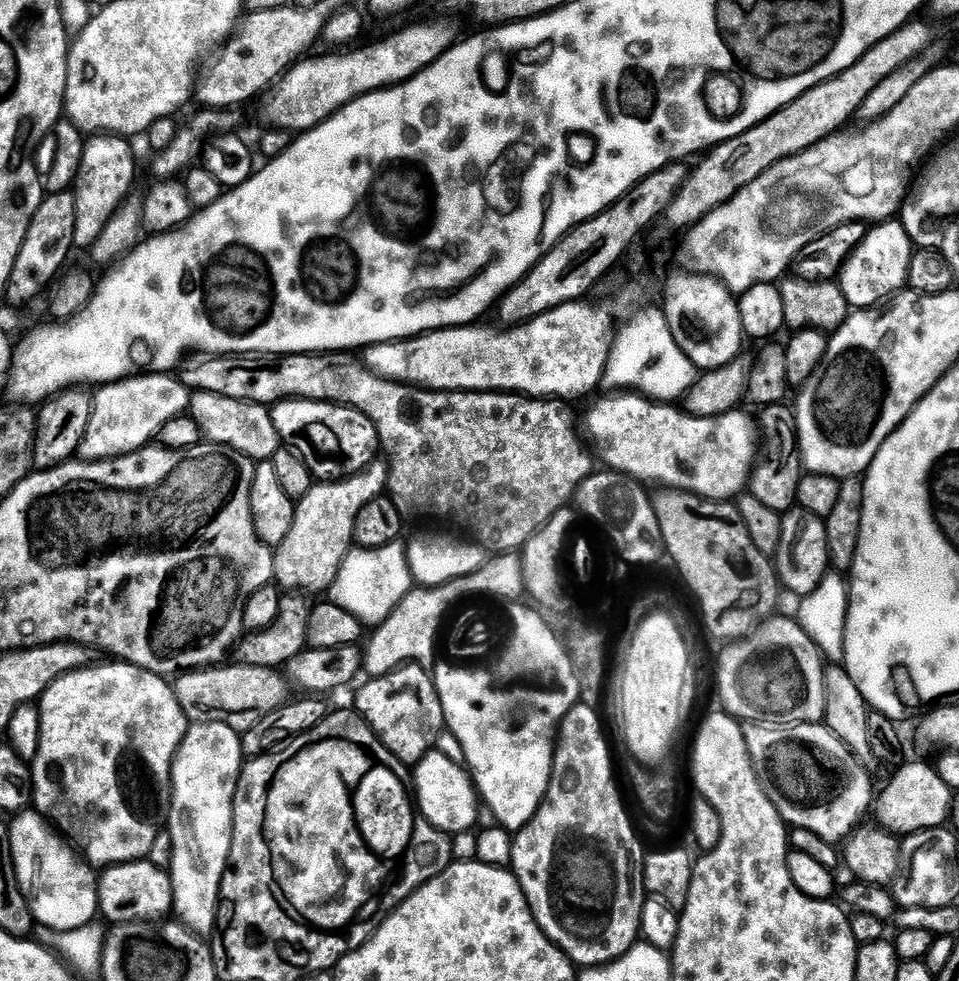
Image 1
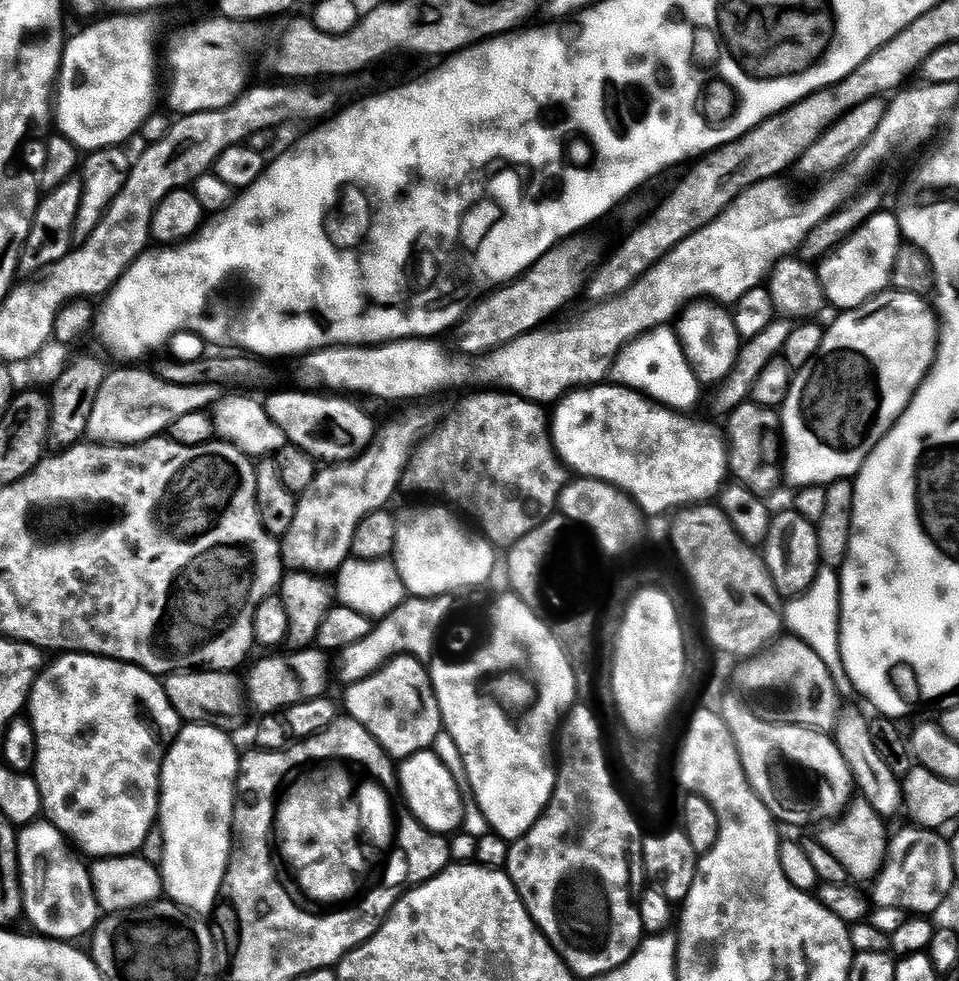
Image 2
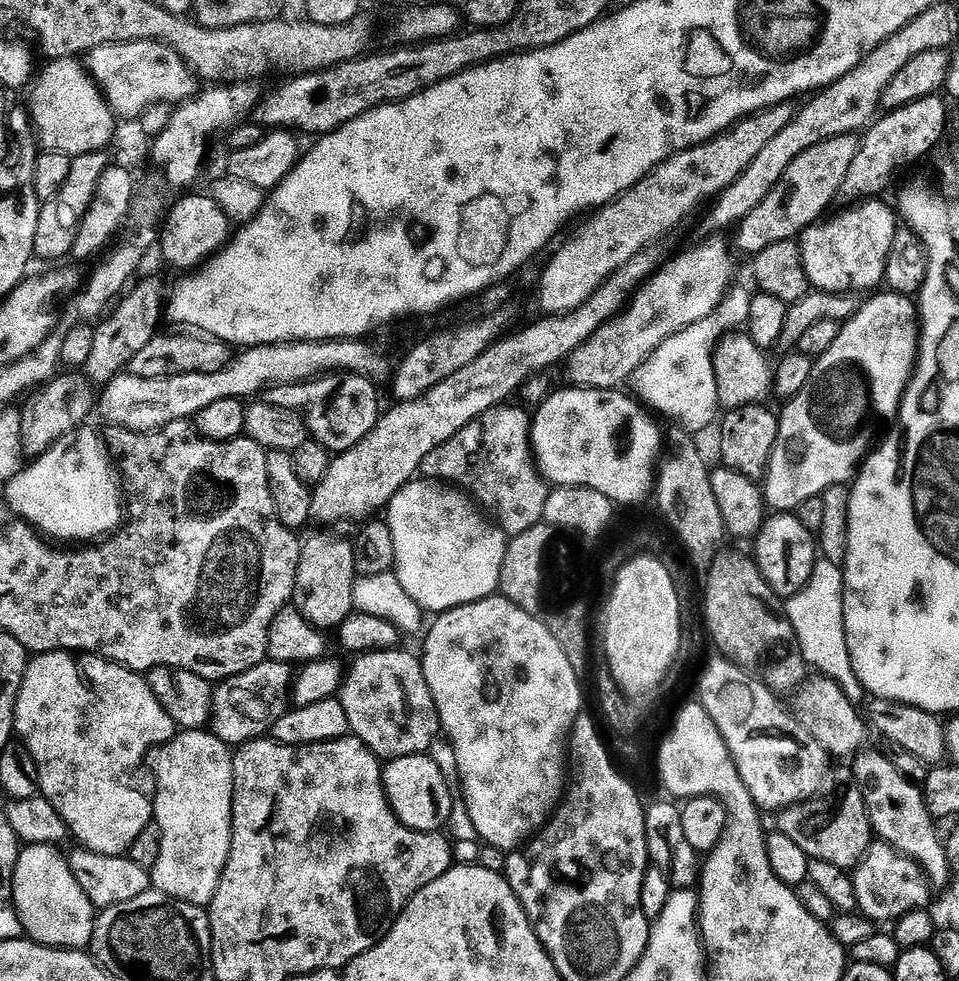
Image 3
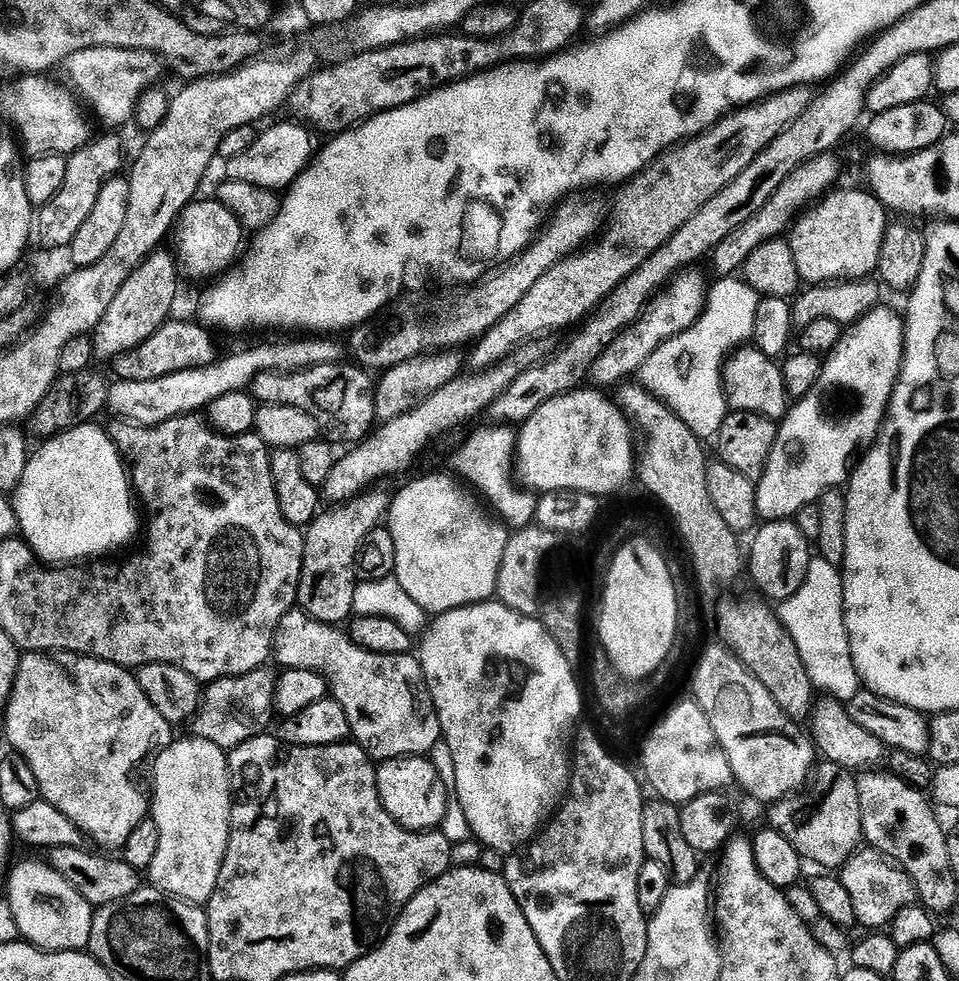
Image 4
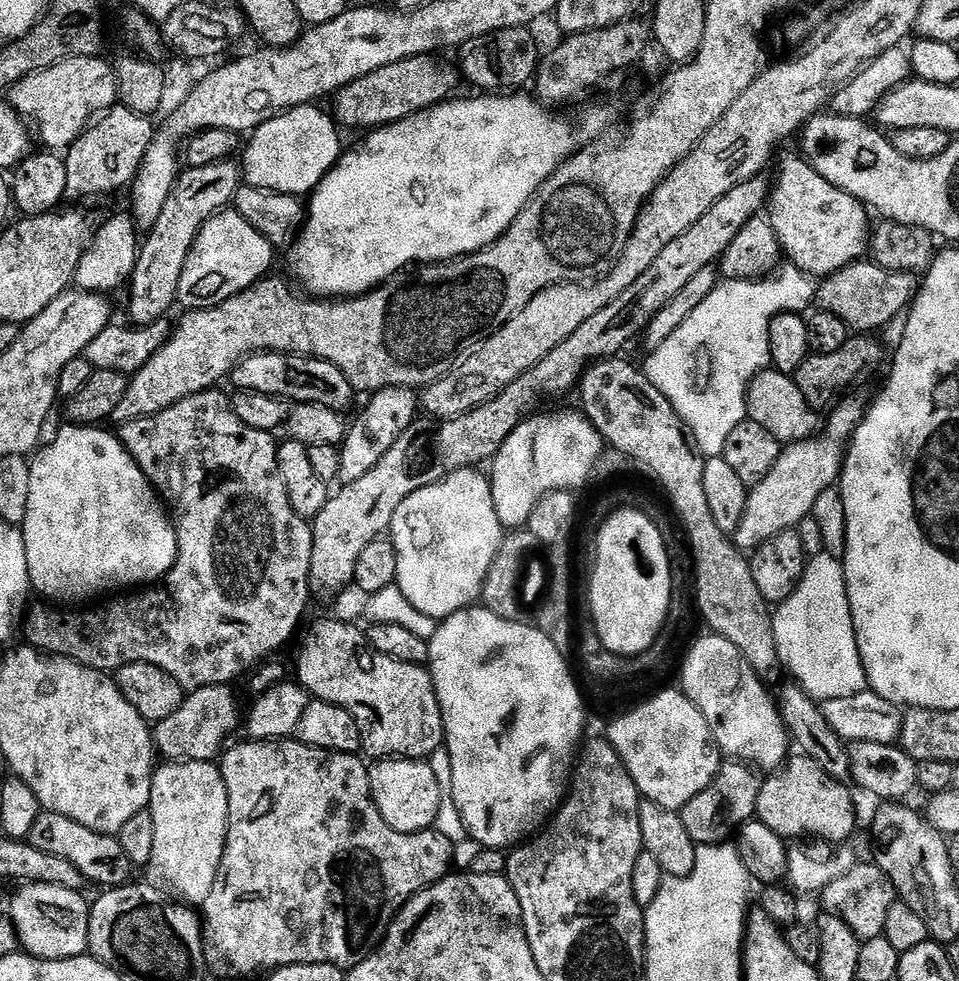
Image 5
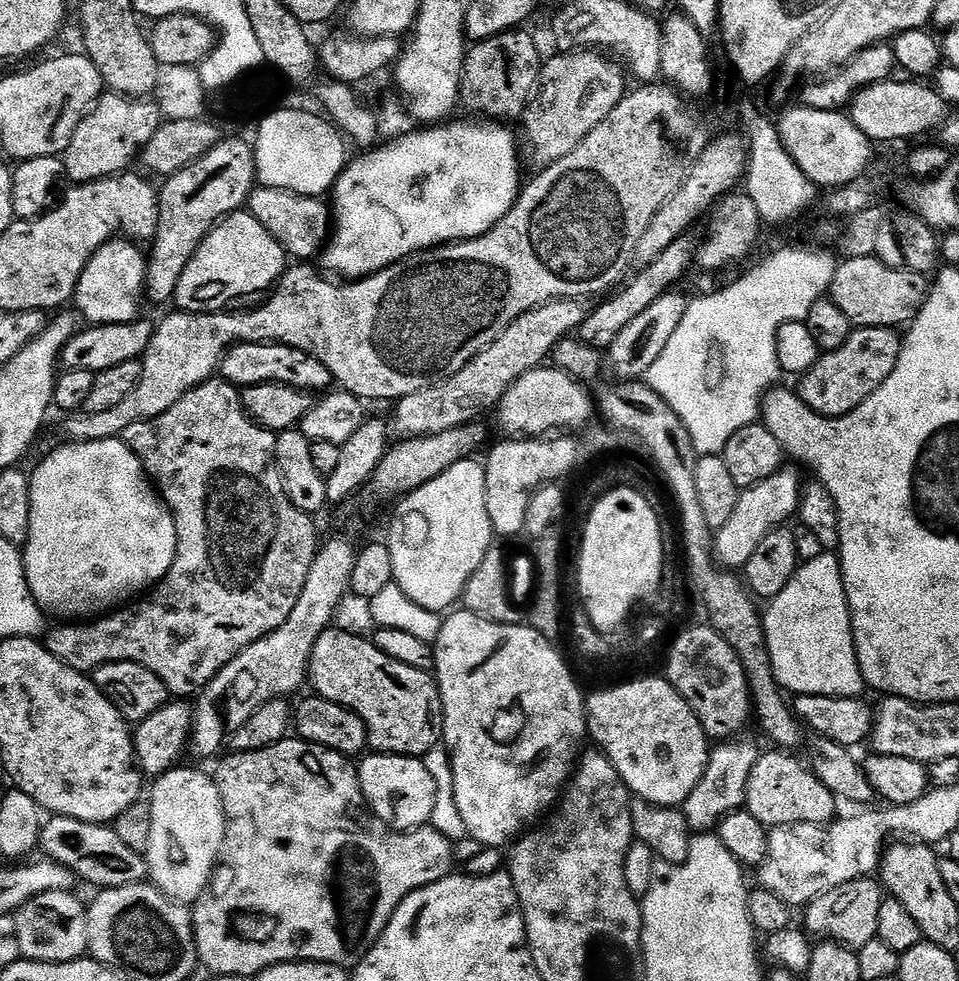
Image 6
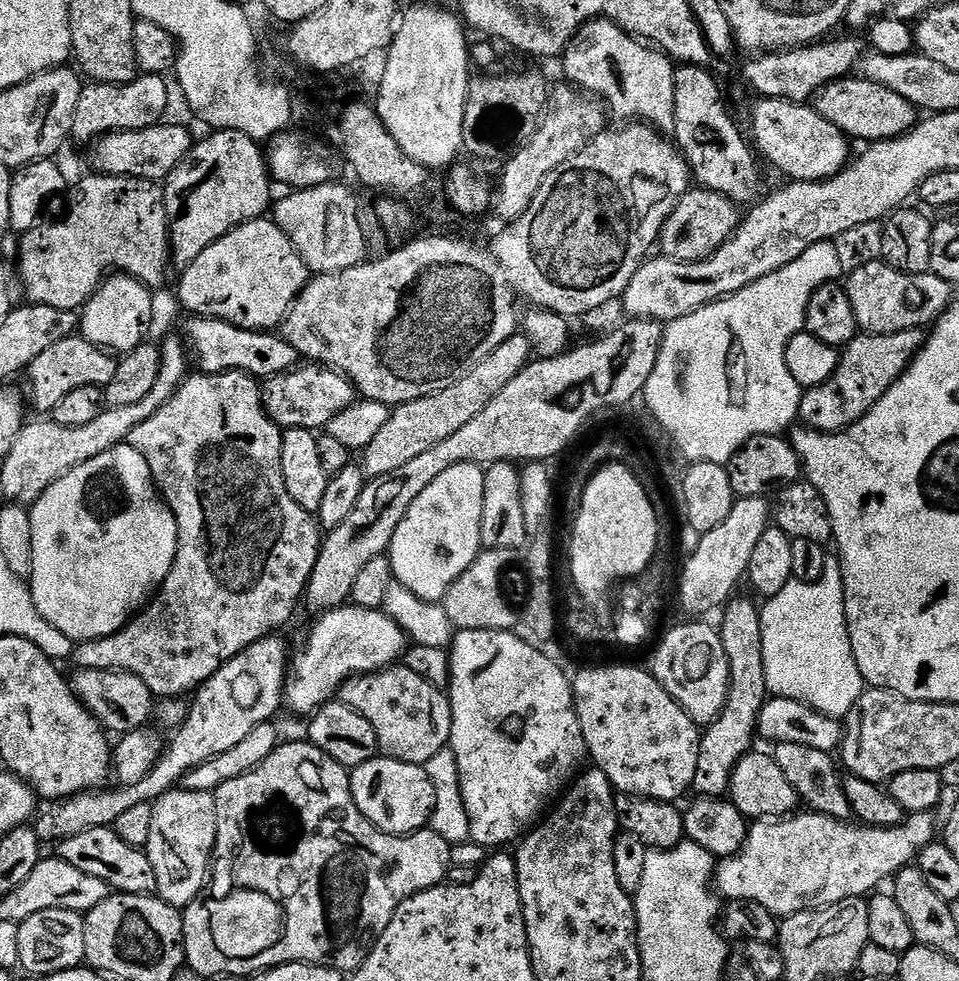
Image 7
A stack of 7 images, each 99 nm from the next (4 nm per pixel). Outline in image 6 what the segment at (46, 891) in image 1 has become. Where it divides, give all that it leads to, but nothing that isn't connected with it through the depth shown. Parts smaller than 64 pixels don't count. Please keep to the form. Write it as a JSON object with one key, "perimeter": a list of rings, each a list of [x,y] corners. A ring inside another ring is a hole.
{"perimeter":[[[71,891],[47,892],[35,896],[30,903],[15,913],[14,935],[20,947],[20,955],[25,960],[43,964],[65,964],[79,960],[88,952],[88,910],[85,901],[72,896]]]}

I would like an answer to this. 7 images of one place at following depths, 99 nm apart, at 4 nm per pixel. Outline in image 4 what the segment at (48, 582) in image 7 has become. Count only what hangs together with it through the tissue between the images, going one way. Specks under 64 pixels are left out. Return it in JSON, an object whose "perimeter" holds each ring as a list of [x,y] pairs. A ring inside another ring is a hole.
{"perimeter":[[[80,422],[74,428],[67,428],[64,432],[58,432],[55,436],[45,439],[44,445],[40,449],[33,451],[28,458],[26,474],[22,478],[20,485],[16,487],[14,493],[14,507],[16,510],[16,522],[19,535],[25,544],[29,544],[32,553],[37,560],[48,566],[76,566],[81,562],[92,562],[97,558],[108,558],[111,552],[116,552],[119,548],[124,548],[140,532],[140,516],[136,513],[137,501],[134,499],[134,489],[130,479],[130,473],[126,467],[126,461],[120,454],[116,443],[109,438],[107,431],[103,427],[99,428],[96,422]]]}

